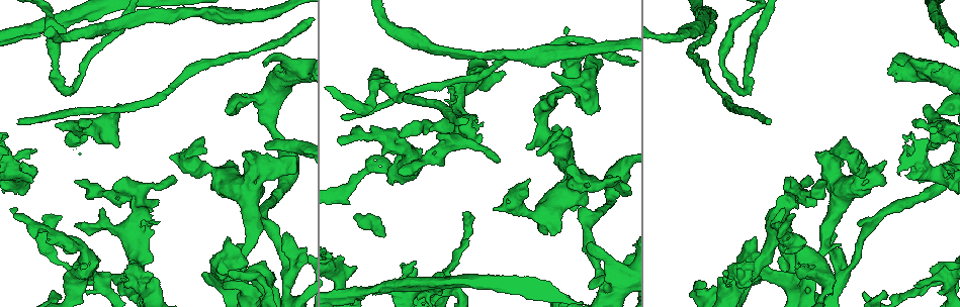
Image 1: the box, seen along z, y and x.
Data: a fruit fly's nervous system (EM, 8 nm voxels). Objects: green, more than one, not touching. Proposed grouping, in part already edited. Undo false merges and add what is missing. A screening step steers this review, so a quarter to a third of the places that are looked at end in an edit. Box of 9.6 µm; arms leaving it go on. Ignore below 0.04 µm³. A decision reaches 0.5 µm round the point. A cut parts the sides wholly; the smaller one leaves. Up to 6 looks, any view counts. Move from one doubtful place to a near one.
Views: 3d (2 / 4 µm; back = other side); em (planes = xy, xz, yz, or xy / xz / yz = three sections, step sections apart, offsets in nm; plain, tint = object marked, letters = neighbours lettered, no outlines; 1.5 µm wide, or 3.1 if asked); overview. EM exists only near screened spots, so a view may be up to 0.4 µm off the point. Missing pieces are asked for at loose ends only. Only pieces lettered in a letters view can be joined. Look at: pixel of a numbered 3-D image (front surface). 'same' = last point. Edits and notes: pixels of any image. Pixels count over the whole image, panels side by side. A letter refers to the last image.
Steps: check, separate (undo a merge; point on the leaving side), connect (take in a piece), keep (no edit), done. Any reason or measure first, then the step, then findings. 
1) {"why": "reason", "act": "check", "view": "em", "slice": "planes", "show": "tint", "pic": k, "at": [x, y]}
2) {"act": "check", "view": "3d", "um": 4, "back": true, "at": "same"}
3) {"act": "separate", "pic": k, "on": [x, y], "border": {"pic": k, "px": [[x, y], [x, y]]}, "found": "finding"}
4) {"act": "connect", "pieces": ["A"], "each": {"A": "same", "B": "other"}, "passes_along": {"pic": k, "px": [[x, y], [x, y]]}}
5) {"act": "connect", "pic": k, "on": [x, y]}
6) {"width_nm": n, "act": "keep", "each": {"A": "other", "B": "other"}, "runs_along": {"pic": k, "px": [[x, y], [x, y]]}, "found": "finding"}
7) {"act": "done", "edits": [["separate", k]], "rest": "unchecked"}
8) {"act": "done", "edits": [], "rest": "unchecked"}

{"act": "check", "view": "em", "slice": "planes", "show": "letters", "pic": 1, "at": [356, 267]}

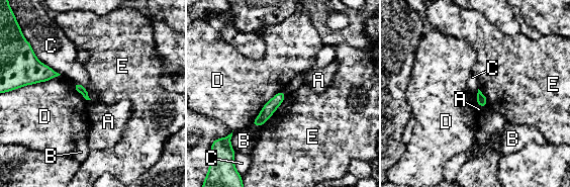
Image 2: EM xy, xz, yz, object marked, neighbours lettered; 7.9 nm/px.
{"act": "keep", "each": {"A": "other", "B": "other", "C": "other", "D": "other", "E": "other"}, "runs_along": {"pic": 2, "px": [[283, 94], [255, 123]]}, "found": "none of them fits"}

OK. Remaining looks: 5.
{"why": "branch stops here", "act": "check", "view": "3d", "um": 2, "pic": 1, "at": [57, 127]}

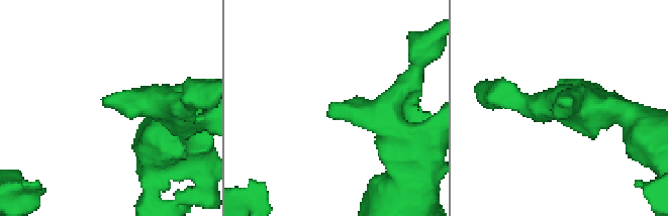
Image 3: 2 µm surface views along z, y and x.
{"act": "check", "view": "em", "slice": "xz", "step": 8, "show": "letters", "pic": 3, "at": [331, 117]}

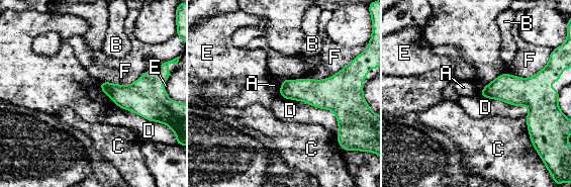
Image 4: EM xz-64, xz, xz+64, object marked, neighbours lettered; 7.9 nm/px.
{"act": "check", "view": "em", "slice": "planes", "show": "letters", "at": "same"}

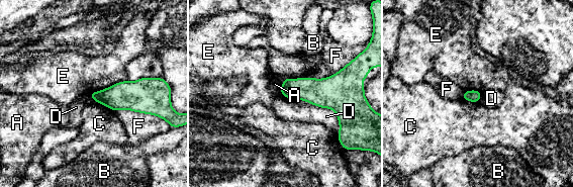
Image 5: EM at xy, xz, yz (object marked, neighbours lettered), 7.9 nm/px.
{"longest_contact_nm": ["D", 550], "act": "keep", "each": {"A": "other", "B": "other", "C": "other", "D": "other", "E": "other", "F": "other"}, "found": "no lettered piece goes on from it"}

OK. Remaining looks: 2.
{"act": "check", "view": "3d", "um": 2, "pic": 1, "at": [816, 203]}

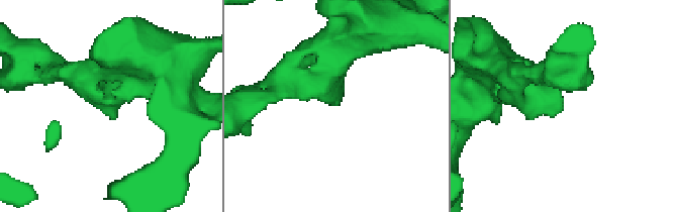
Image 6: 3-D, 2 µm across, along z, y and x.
{"act": "check", "view": "em", "slice": "planes", "show": "letters", "pic": 6, "at": [559, 110]}

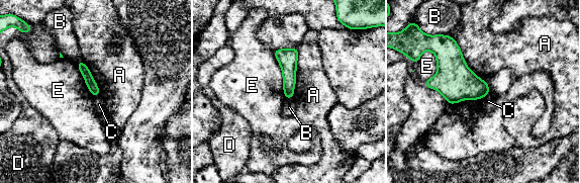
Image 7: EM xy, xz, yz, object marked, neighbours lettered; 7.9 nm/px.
{"act": "keep", "each": {"A": "other", "B": "other", "C": "other", "D": "other", "E": "other"}, "runs_along": {"pic": 7, "px": [[80, 63], [97, 93]]}, "found": "none of them fits"}

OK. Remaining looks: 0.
{"act": "done", "edits": [], "rest": "unchecked"}

